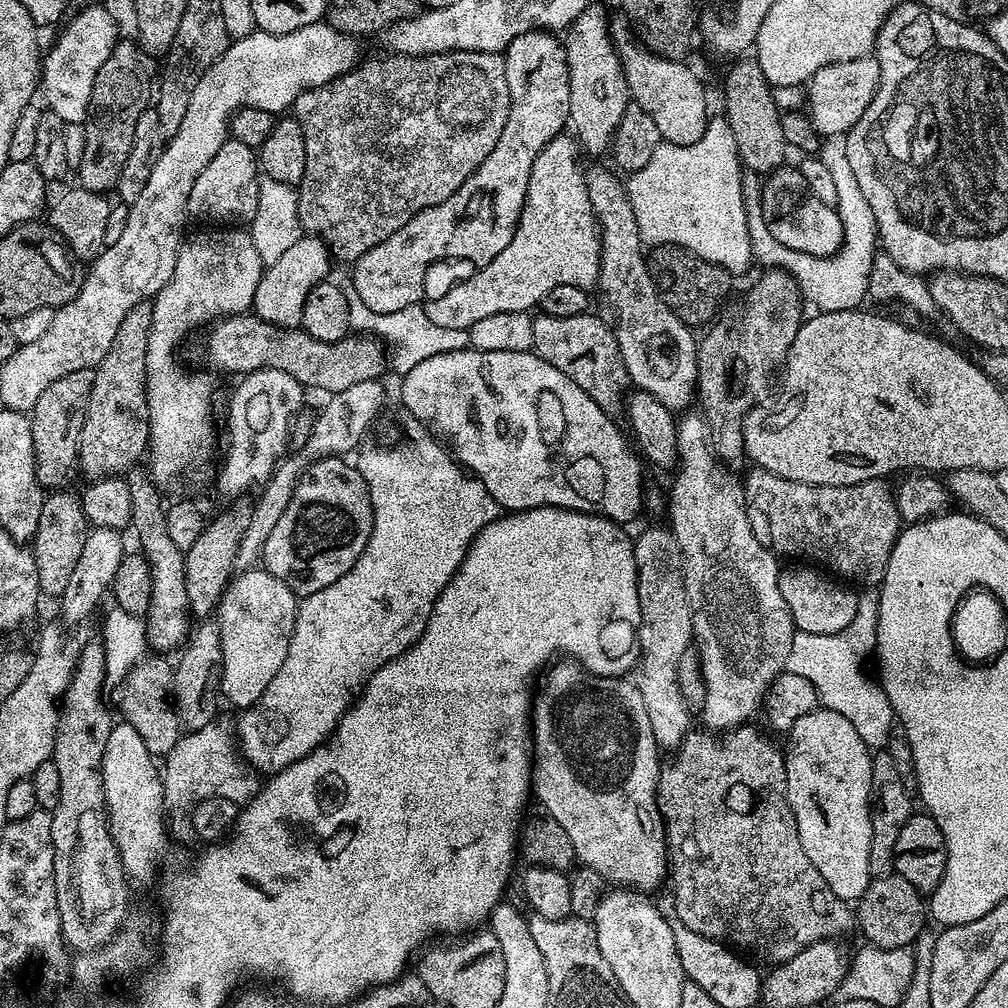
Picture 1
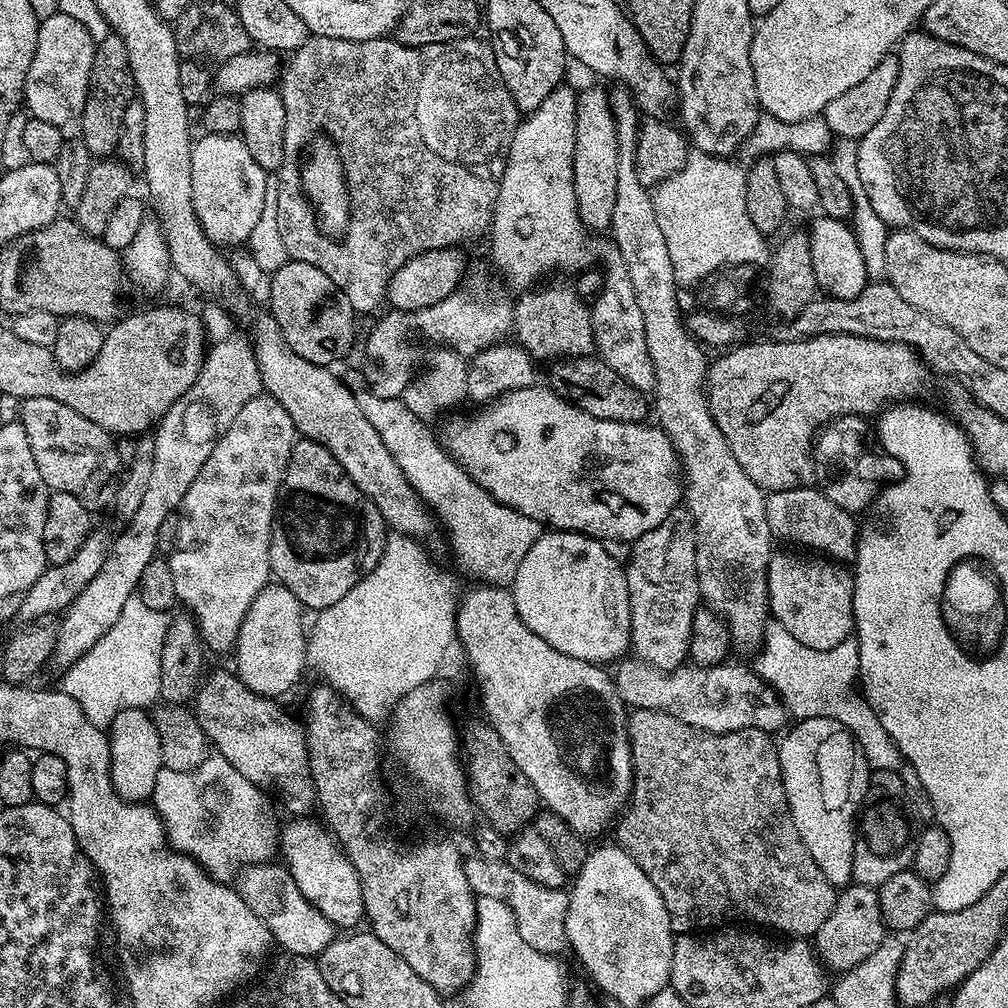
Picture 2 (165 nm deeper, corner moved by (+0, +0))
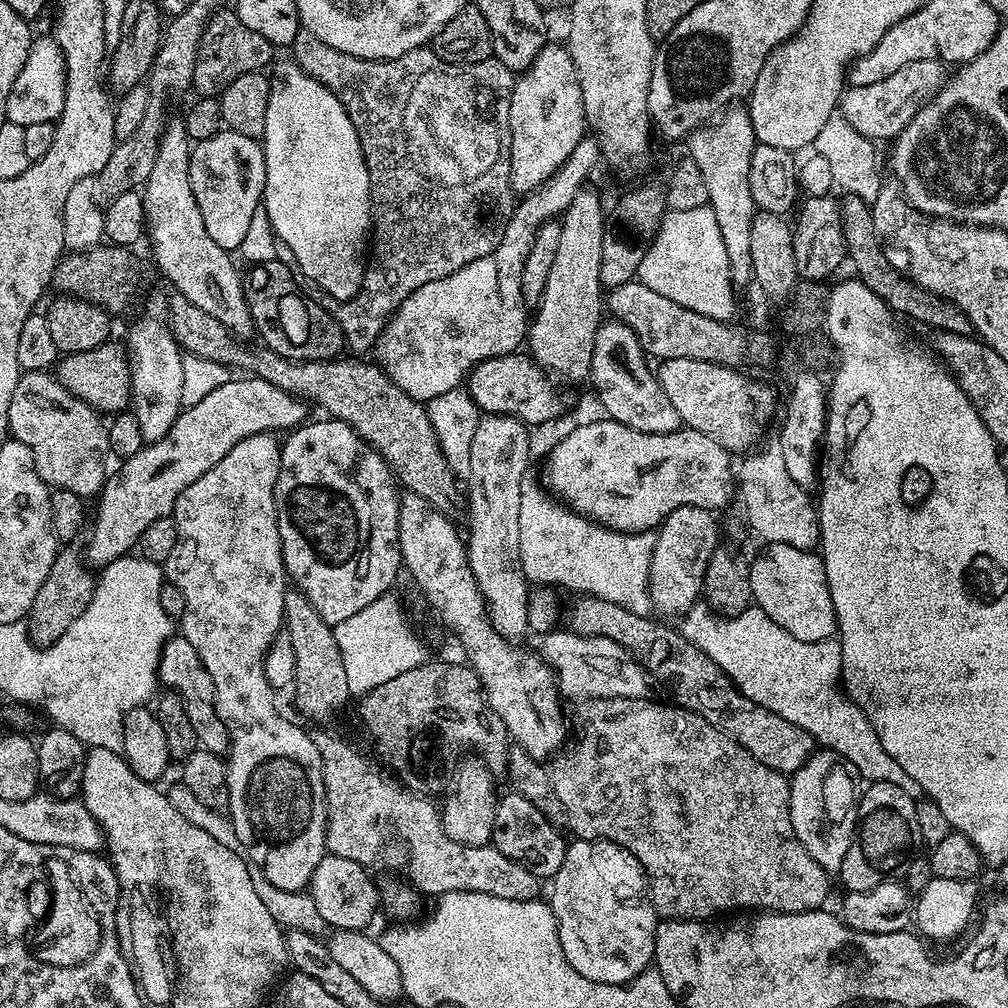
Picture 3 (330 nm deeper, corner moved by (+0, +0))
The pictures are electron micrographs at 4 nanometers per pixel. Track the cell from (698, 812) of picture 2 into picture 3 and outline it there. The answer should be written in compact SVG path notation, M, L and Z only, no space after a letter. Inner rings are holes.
M644 696L638 698L598 698L585 699L584 704L576 712L576 720L580 729L575 729L576 745L565 747L556 753L551 761L548 773L554 786L554 794L558 794L558 802L562 802L562 810L566 828L577 840L609 840L634 854L644 867L648 877L648 895L656 908L656 915L670 920L712 920L715 912L736 910L759 910L760 912L814 912L825 907L828 900L828 880L830 874L802 846L800 839L794 834L794 826L790 822L790 790L789 777L778 770L770 770L770 766L762 766L758 758L754 758L745 748L738 746L722 730L710 726L706 718L681 708L675 703L659 704L656 700L648 700Z

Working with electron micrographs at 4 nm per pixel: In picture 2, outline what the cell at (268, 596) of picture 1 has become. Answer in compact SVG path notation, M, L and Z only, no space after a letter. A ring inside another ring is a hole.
M279 582L269 583L254 598L239 627L234 649L234 670L241 682L254 693L280 698L299 680L304 668L306 670L307 635L302 614L303 605Z

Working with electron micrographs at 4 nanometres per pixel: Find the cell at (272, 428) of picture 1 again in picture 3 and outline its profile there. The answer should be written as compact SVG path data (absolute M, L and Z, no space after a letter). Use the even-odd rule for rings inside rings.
M271 432L254 434L250 438L242 438L218 466L210 466L198 482L190 482L182 494L178 494L176 505L172 511L172 521L176 523L178 530L178 542L174 542L174 550L170 553L170 558L163 564L164 575L167 583L178 586L182 590L182 598L186 598L186 610L178 621L179 631L194 646L198 658L202 658L202 666L206 666L206 674L210 674L210 682L214 682L214 702L216 703L216 713L228 731L228 750L226 753L226 786L228 787L228 807L226 816L231 820L234 833L238 842L241 843L247 859L258 869L259 875L266 877L278 890L290 892L303 892L312 883L312 875L322 862L326 854L326 822L328 821L328 807L324 801L324 783L322 782L322 758L318 754L318 746L314 746L311 735L307 731L303 732L292 720L287 720L282 713L276 709L277 693L267 680L266 662L268 651L272 644L278 639L284 624L284 595L290 591L290 581L287 572L284 571L284 555L280 545L280 535L278 534L278 522L276 521L276 499L274 490L278 482L278 470L280 469L281 441Z

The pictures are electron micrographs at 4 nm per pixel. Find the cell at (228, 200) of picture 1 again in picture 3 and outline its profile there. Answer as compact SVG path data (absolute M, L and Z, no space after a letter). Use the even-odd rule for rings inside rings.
M221 130L214 134L214 138L195 141L188 161L190 186L194 190L198 210L202 210L206 231L218 246L230 254L235 253L242 246L242 238L246 238L254 214L262 208L266 162L261 141L246 138L246 134Z

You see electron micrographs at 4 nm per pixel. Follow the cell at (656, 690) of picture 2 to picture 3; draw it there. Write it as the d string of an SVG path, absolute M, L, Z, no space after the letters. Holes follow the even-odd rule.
M571 630L560 631L545 632L539 637L538 654L551 666L552 673L556 675L556 686L561 697L580 696L579 698L597 700L598 698L638 698L647 693L650 680L641 668L639 659L618 642L601 636L580 636Z

